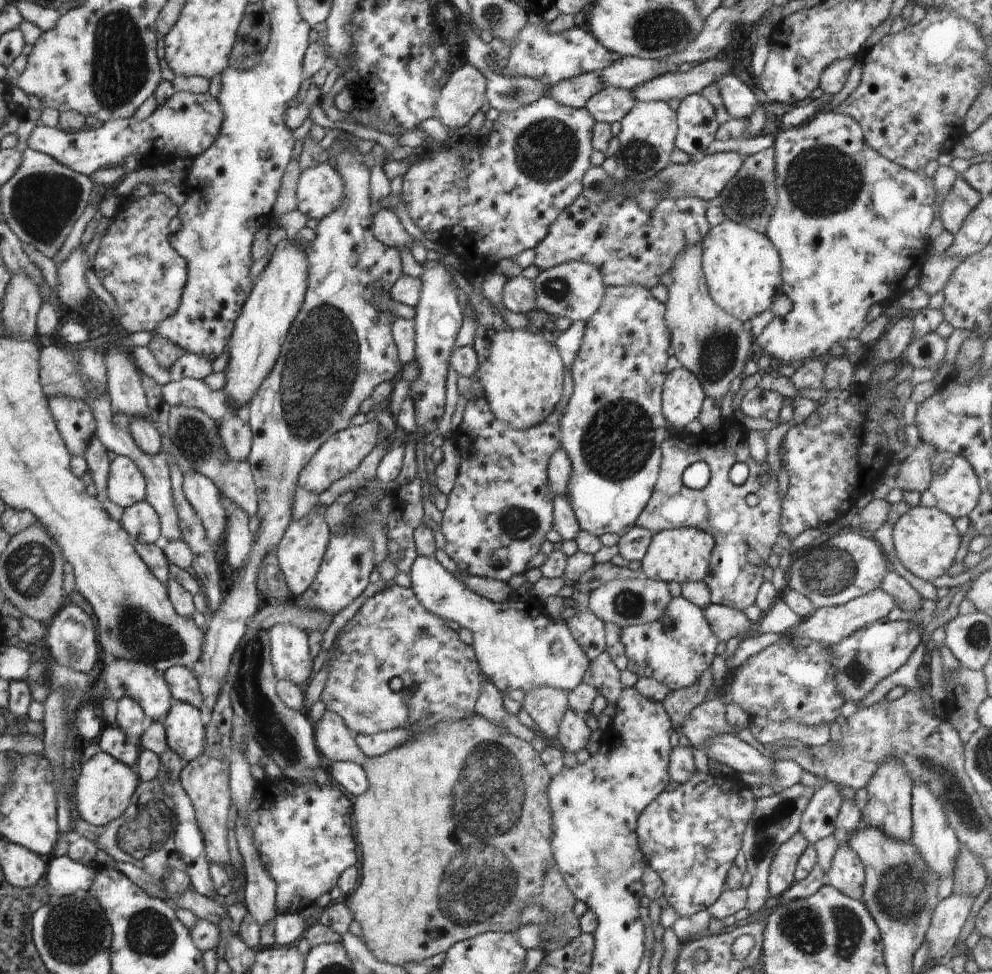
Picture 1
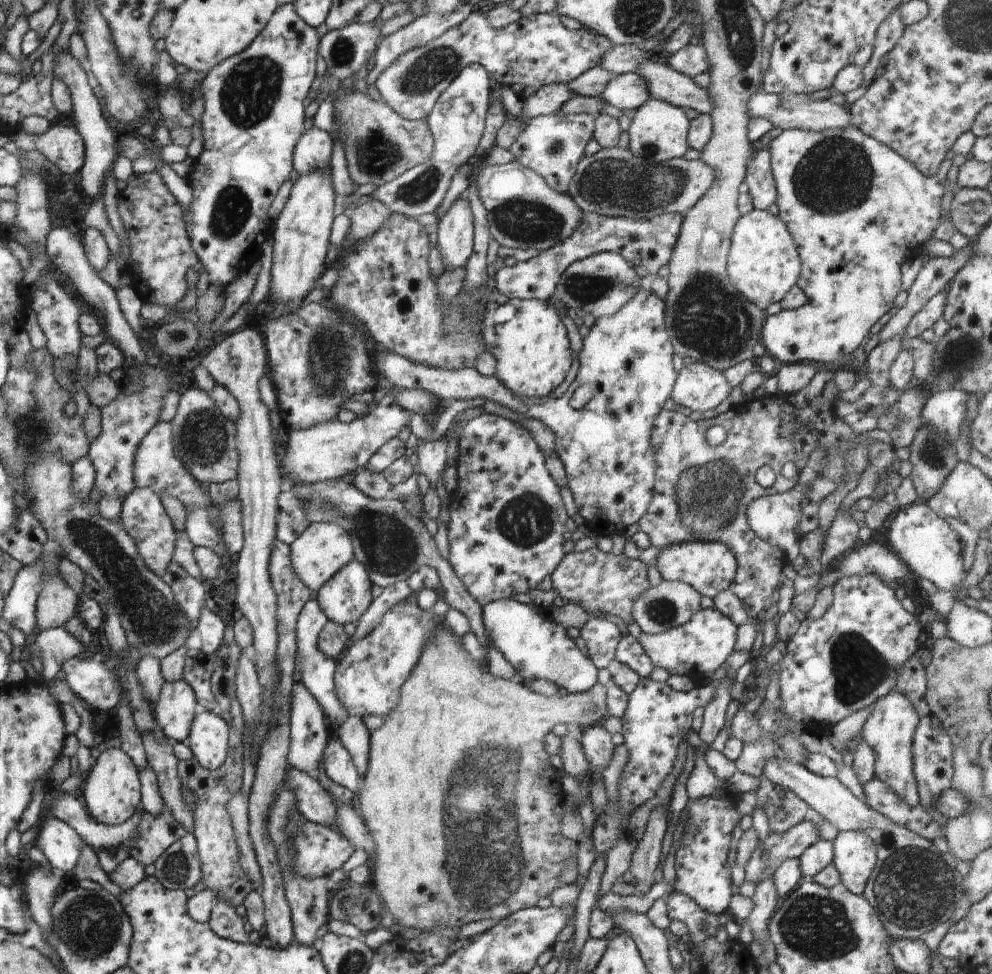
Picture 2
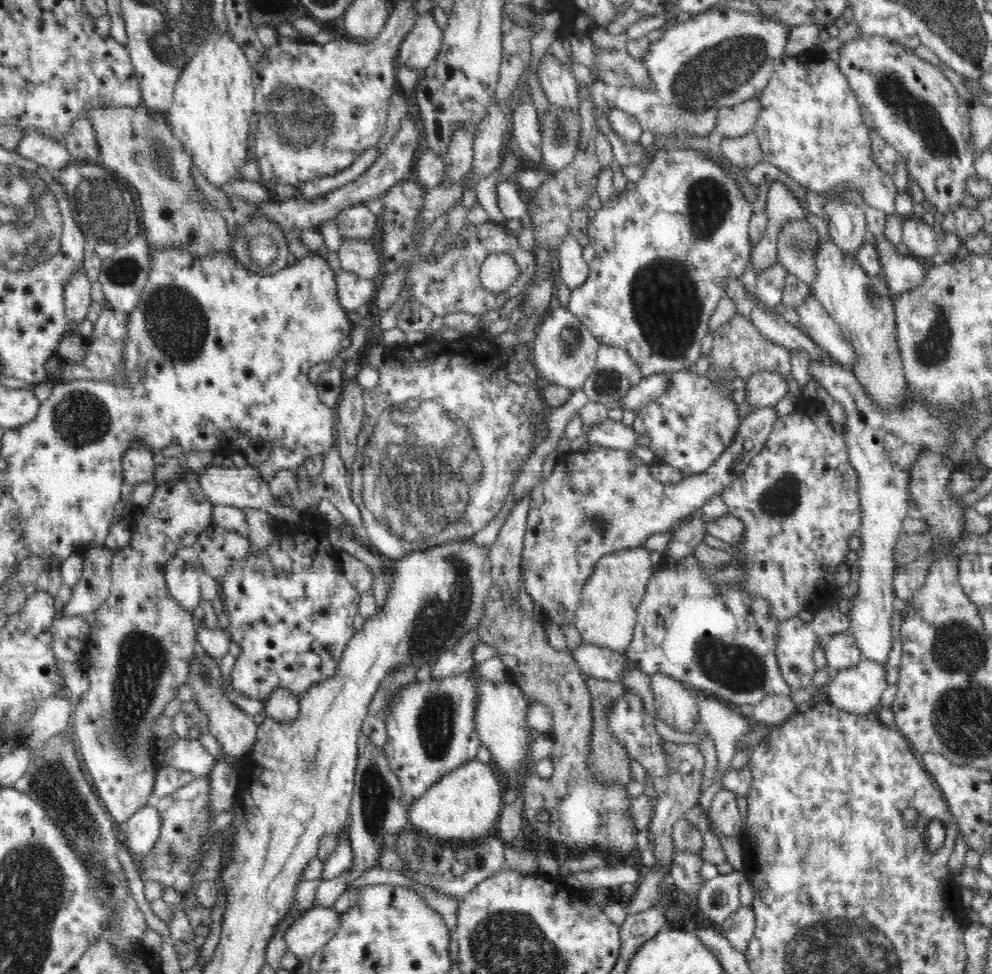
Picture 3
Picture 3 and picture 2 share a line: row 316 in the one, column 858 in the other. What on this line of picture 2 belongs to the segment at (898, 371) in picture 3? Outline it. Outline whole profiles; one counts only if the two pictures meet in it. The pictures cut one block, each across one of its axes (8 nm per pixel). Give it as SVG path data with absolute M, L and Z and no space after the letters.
M840 831L832 843L832 864L840 875L841 883L860 896L877 863L874 841L860 831Z

